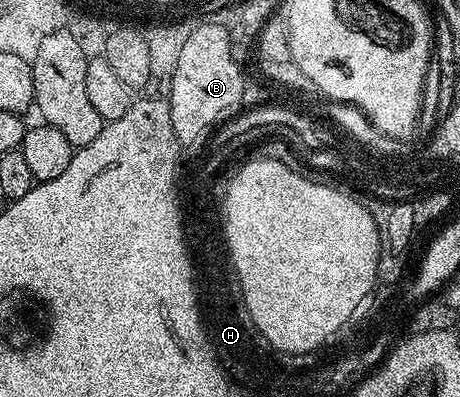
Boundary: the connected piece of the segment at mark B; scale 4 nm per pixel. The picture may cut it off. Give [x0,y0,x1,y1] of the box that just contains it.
[167,20,247,141]

